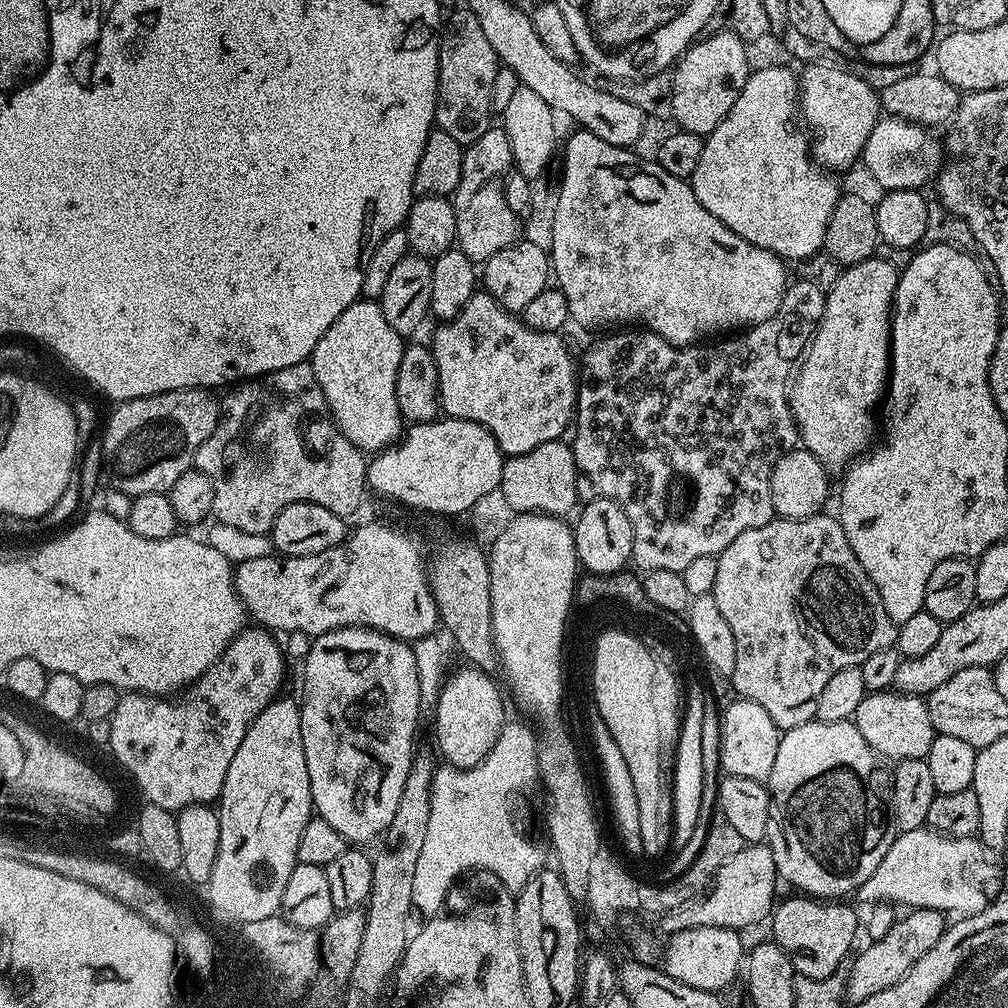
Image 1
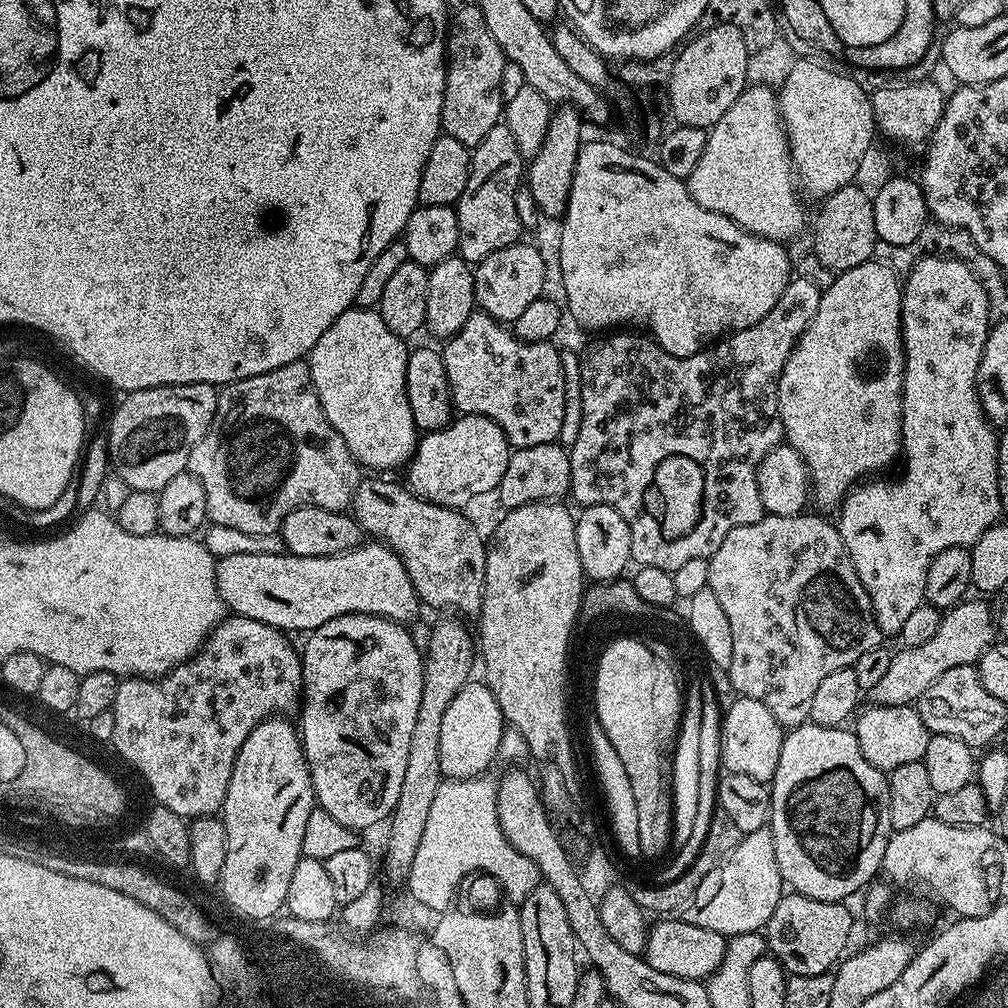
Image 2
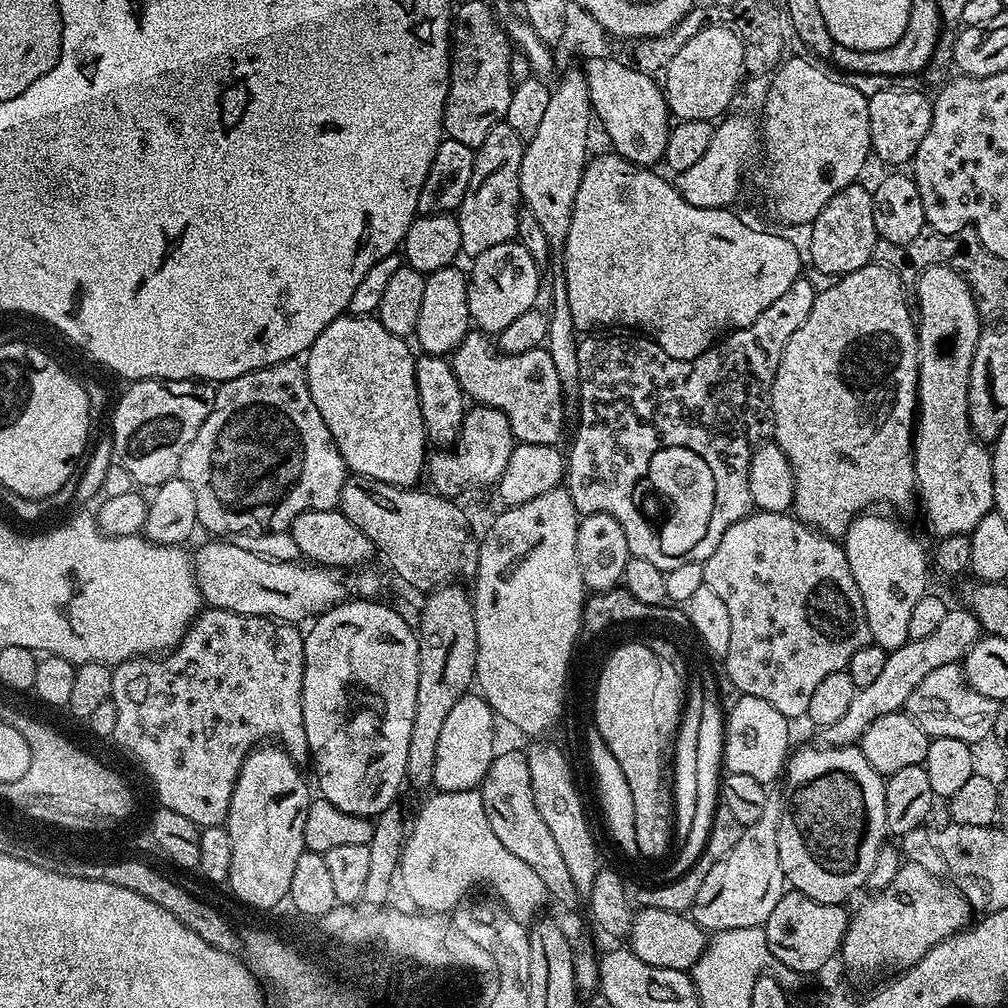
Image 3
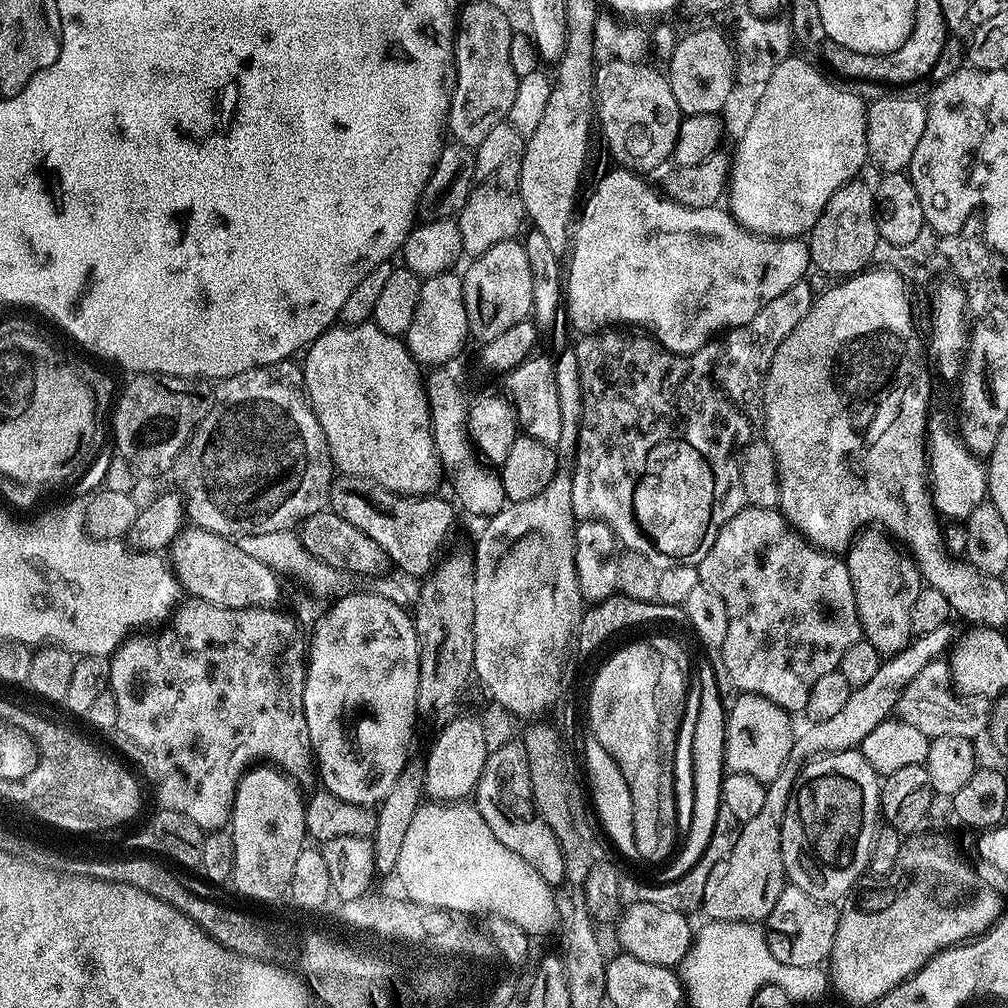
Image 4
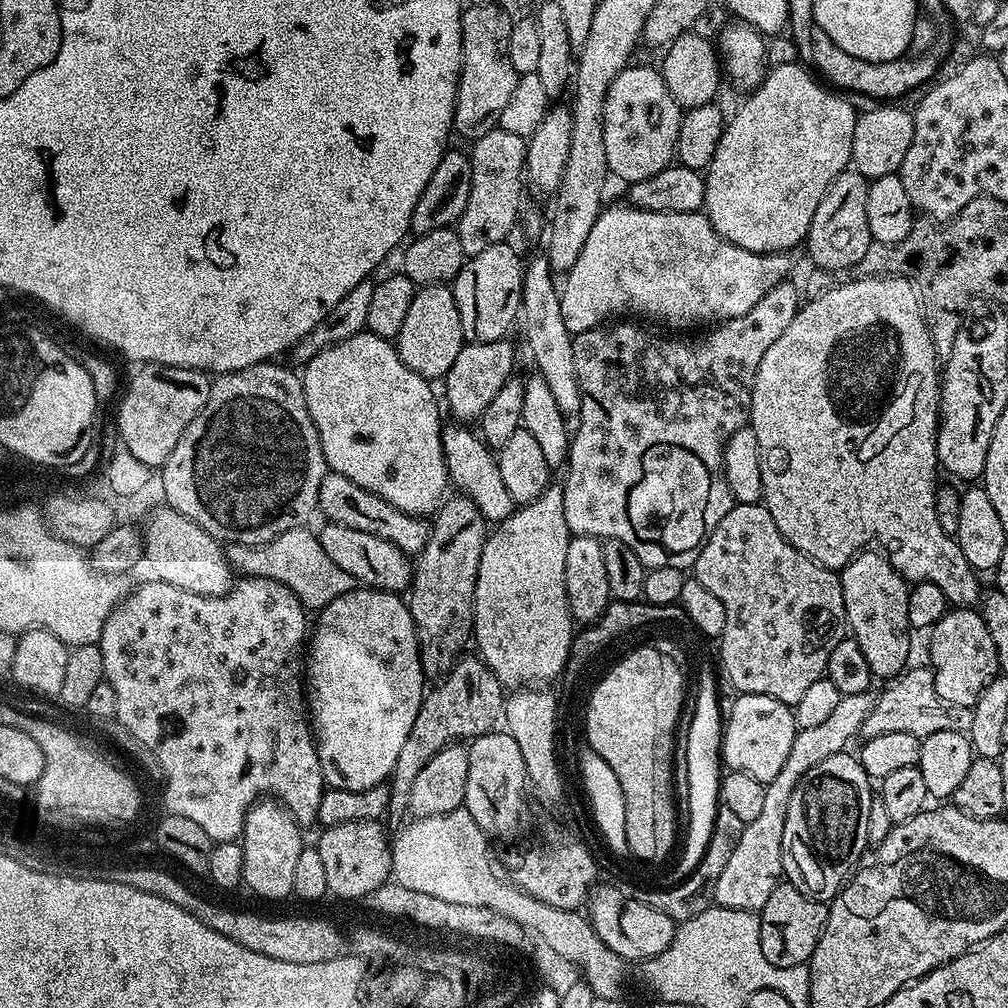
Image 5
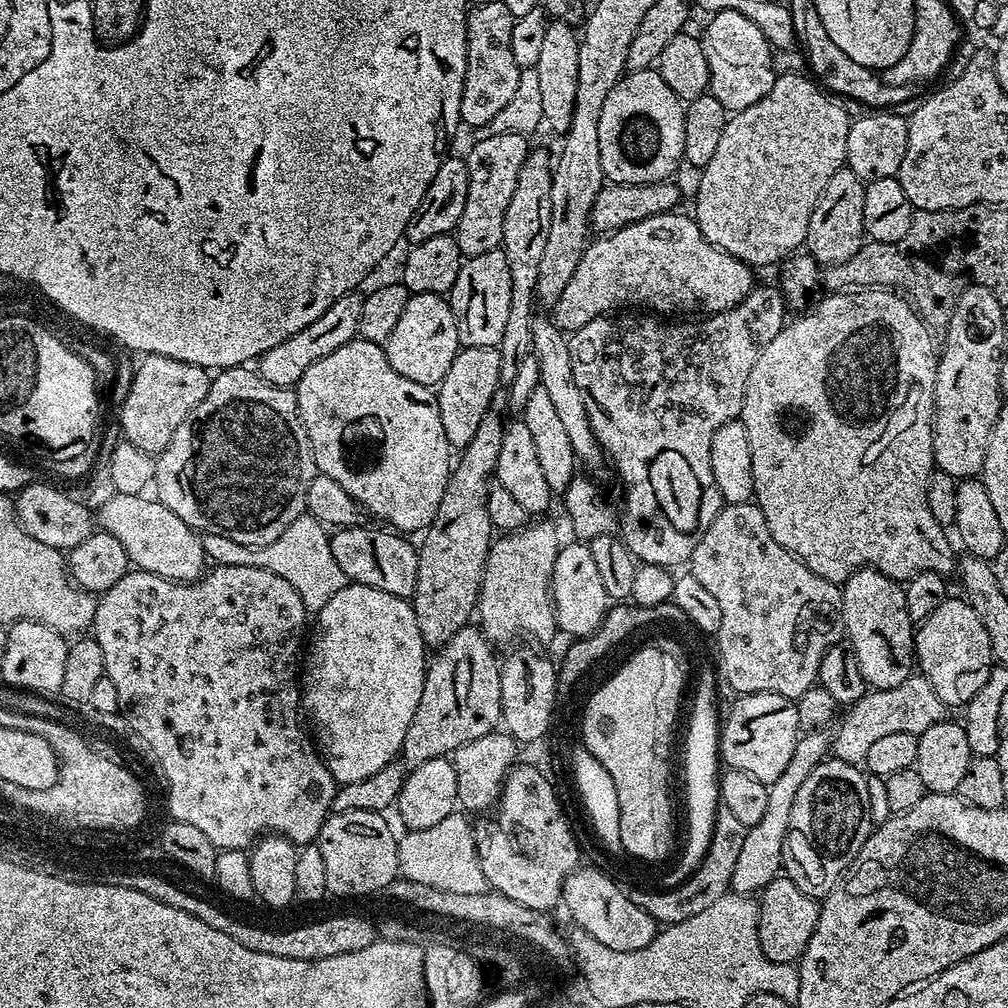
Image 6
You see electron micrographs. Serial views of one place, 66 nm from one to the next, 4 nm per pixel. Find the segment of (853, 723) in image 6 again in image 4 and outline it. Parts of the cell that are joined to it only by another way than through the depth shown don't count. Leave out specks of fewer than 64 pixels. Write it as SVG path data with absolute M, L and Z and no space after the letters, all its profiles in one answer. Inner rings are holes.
M947 659L932 660L904 687L904 693L896 702L895 715L917 730L922 730L929 738L933 736L953 736L977 739L976 735L983 733L988 727L990 704L984 698L961 699L956 695L951 683L951 673L948 670Z

